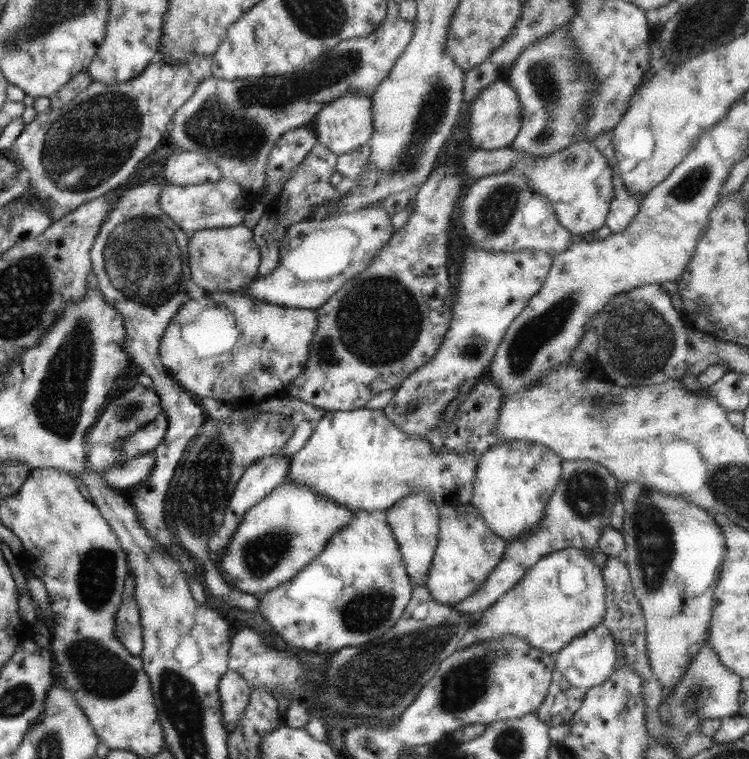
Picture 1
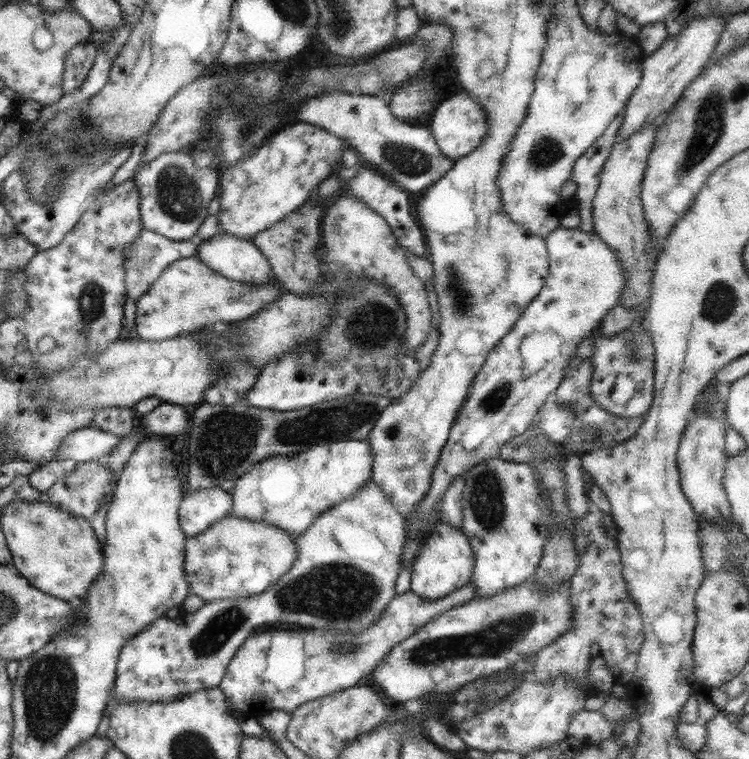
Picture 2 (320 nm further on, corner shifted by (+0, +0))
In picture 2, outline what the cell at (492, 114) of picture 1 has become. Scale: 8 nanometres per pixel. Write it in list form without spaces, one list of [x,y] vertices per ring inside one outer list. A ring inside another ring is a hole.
[[[462,92],[439,103],[424,123],[434,135],[442,155],[456,160],[470,155],[470,152],[474,152],[474,148],[486,138],[486,134],[490,130],[486,122],[488,122],[486,121],[486,111],[474,101],[474,98]]]

